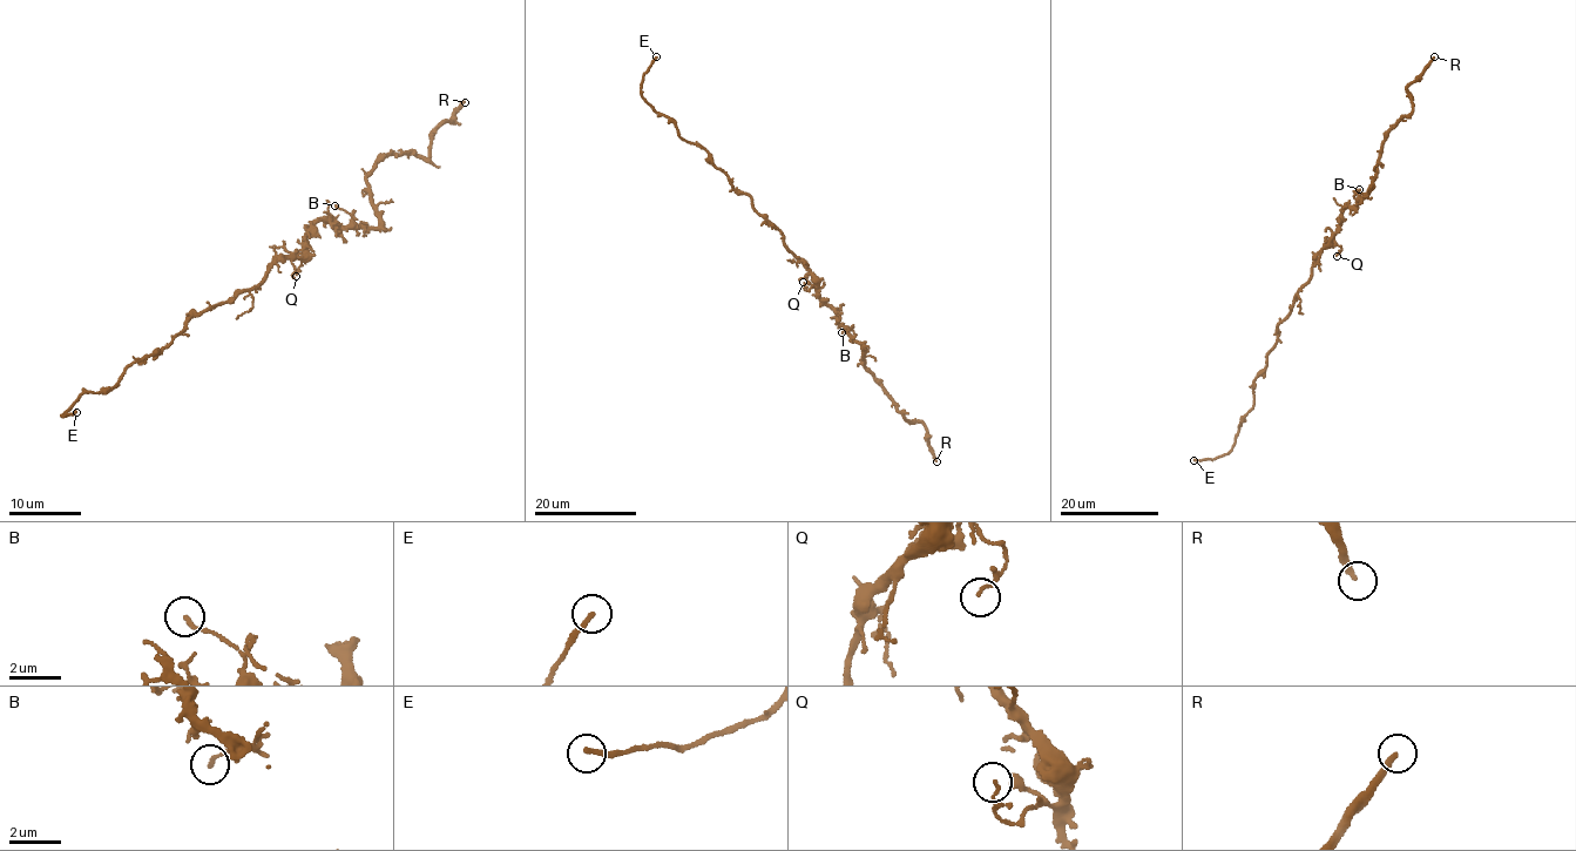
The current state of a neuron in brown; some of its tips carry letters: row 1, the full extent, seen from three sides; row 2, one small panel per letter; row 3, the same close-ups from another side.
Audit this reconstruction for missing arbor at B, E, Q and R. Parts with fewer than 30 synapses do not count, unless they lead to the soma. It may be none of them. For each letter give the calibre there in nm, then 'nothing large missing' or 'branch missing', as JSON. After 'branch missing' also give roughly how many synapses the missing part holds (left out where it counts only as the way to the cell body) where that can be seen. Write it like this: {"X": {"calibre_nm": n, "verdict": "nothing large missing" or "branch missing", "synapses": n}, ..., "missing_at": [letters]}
{"B": {"calibre_nm": 120, "verdict": "nothing large missing"}, "E": {"calibre_nm": 180, "verdict": "branch missing"}, "Q": {"calibre_nm": 120, "verdict": "nothing large missing"}, "R": {"calibre_nm": 240, "verdict": "nothing large missing"}, "missing_at": ["E"]}

